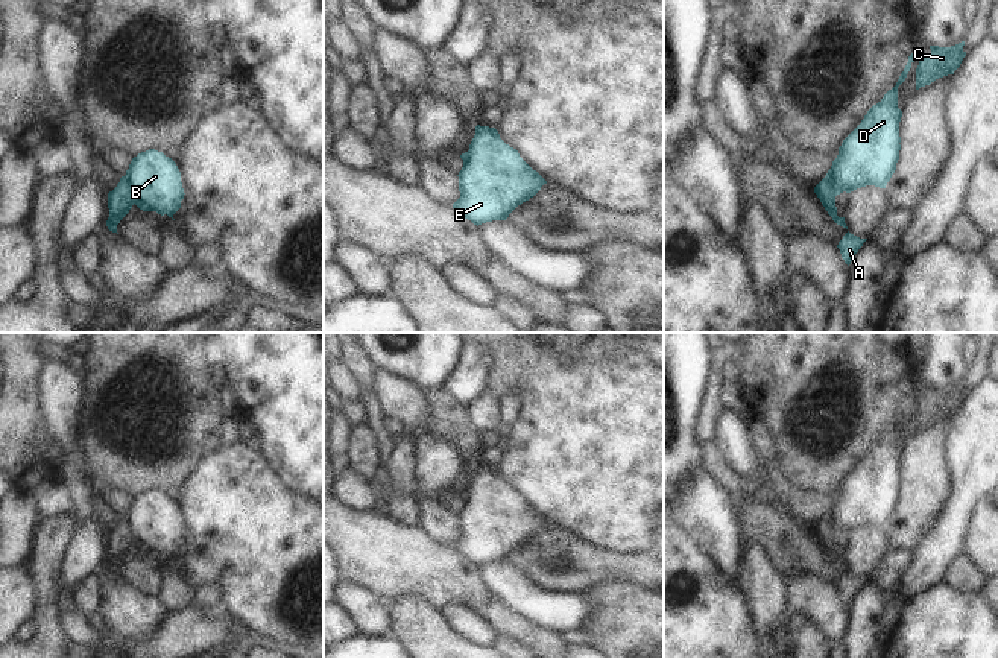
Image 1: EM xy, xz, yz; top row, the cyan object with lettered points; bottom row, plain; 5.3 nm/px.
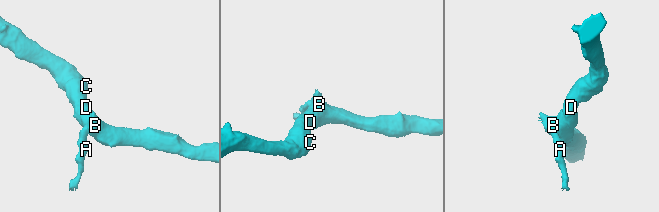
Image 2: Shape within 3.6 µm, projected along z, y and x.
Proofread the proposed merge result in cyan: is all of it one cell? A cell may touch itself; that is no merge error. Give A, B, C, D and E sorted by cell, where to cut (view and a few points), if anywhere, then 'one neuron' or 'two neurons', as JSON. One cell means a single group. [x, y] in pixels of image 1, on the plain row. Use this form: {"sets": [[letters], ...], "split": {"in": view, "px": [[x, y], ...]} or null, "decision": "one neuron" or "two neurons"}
{"sets": [["A"], ["B", "C", "D", "E"]], "split": {"in": "xy", "px": [[123, 517], [134, 543]]}, "decision": "two neurons"}

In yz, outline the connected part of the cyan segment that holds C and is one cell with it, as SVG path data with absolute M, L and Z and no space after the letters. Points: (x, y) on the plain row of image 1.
M965 381L951 388L930 386L928 397L921 397L917 389L908 397L896 425L867 451L861 463L839 488L839 495L825 517L832 523L837 535L851 533L866 526L886 529L896 511L901 491L902 451L898 448L898 427L905 421L916 400L919 401L916 430L939 418L954 415L966 397L963 386Z

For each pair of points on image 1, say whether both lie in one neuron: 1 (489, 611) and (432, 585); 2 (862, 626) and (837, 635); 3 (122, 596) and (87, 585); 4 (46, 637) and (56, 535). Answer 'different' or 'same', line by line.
1: same
2: different
3: different
4: same

